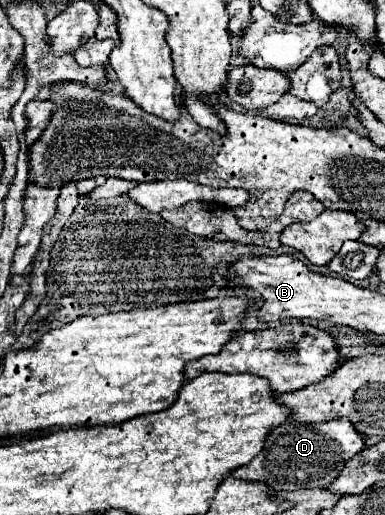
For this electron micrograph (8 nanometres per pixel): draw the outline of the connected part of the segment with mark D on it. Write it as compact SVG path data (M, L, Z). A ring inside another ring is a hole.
M333 418L329 422L305 424L297 420L287 420L275 428L255 460L233 470L233 476L251 482L265 482L275 490L301 490L303 486L329 486L343 466L365 448L365 436L355 430L347 418Z

